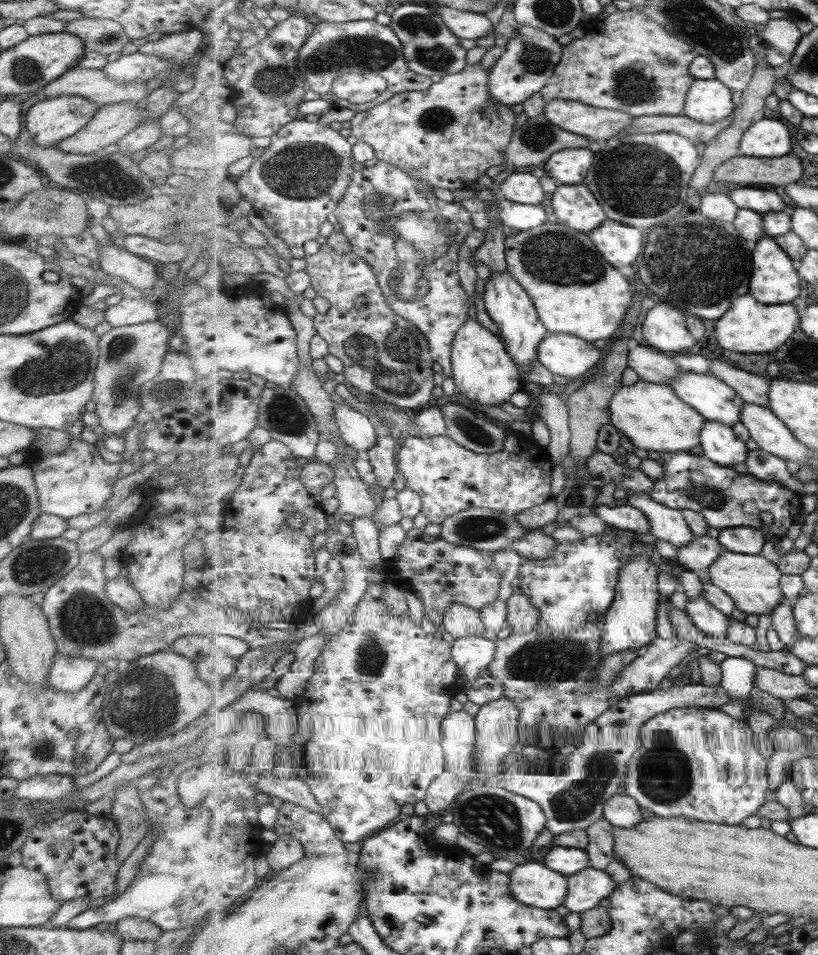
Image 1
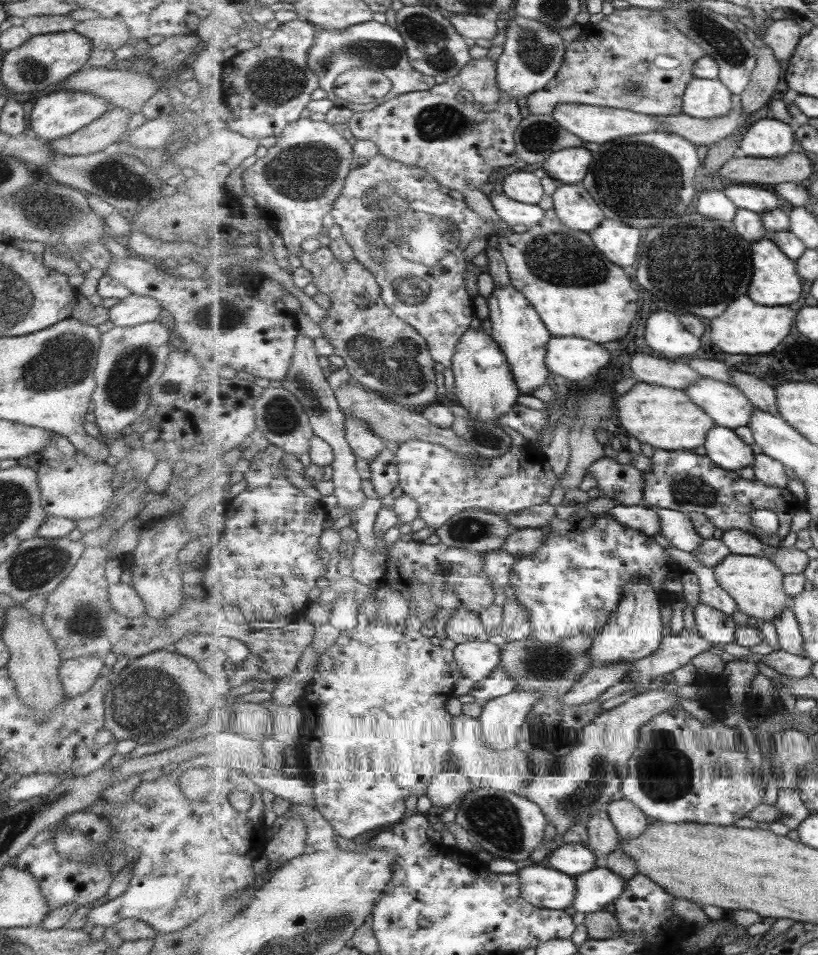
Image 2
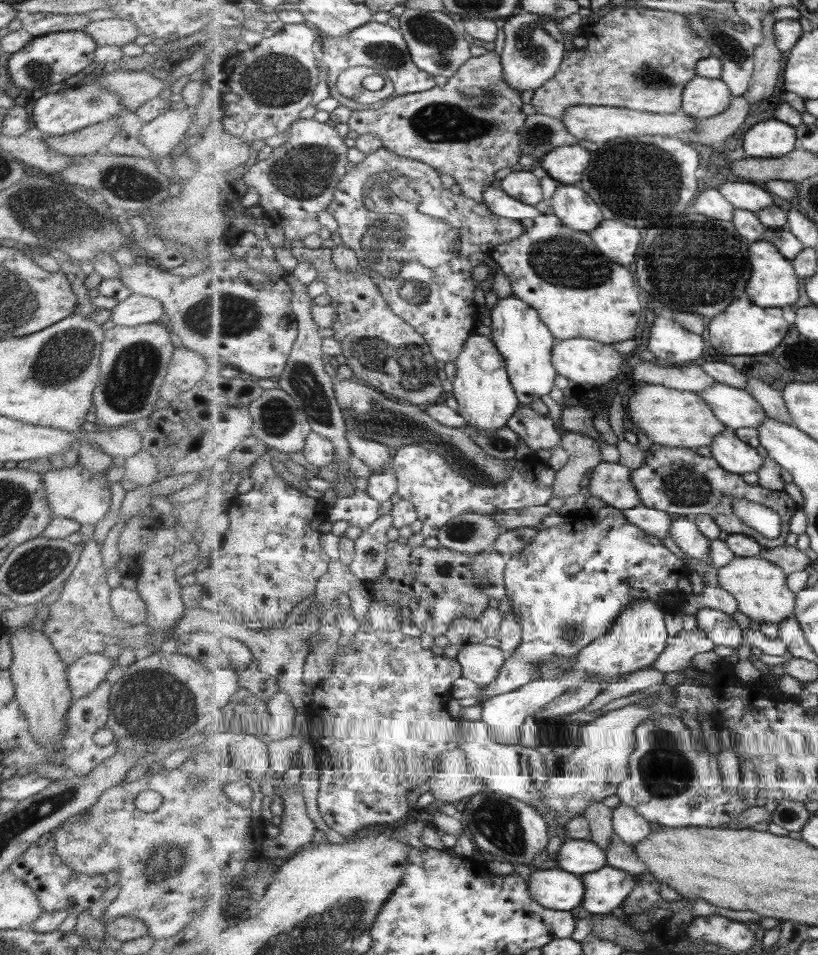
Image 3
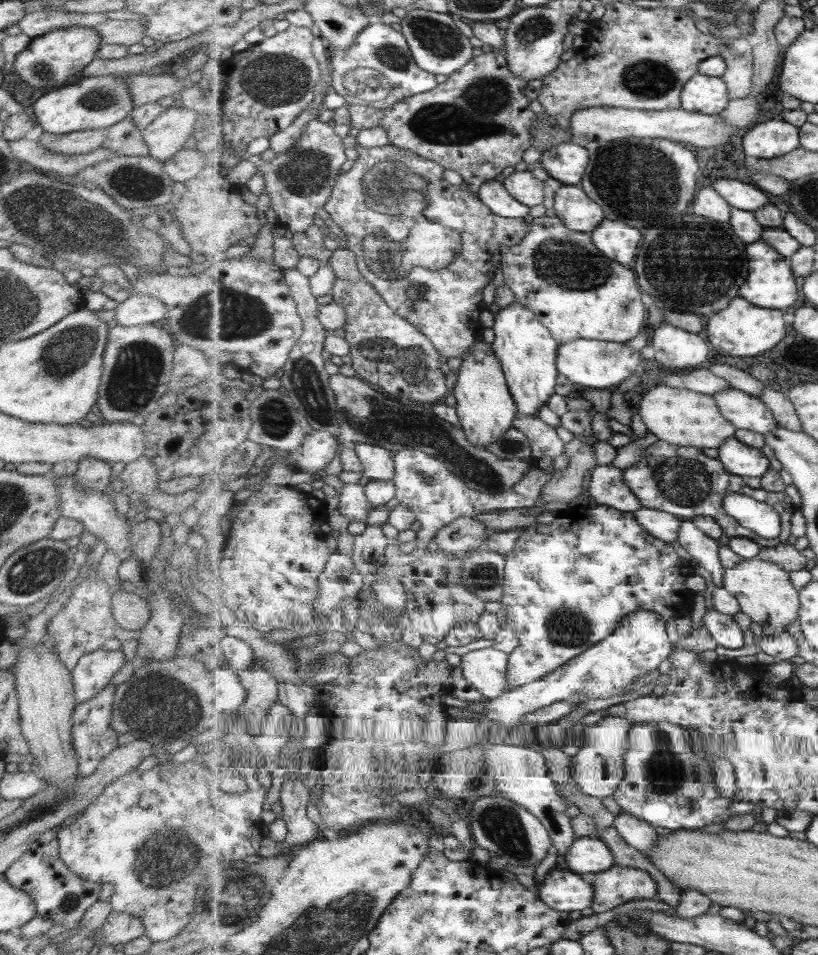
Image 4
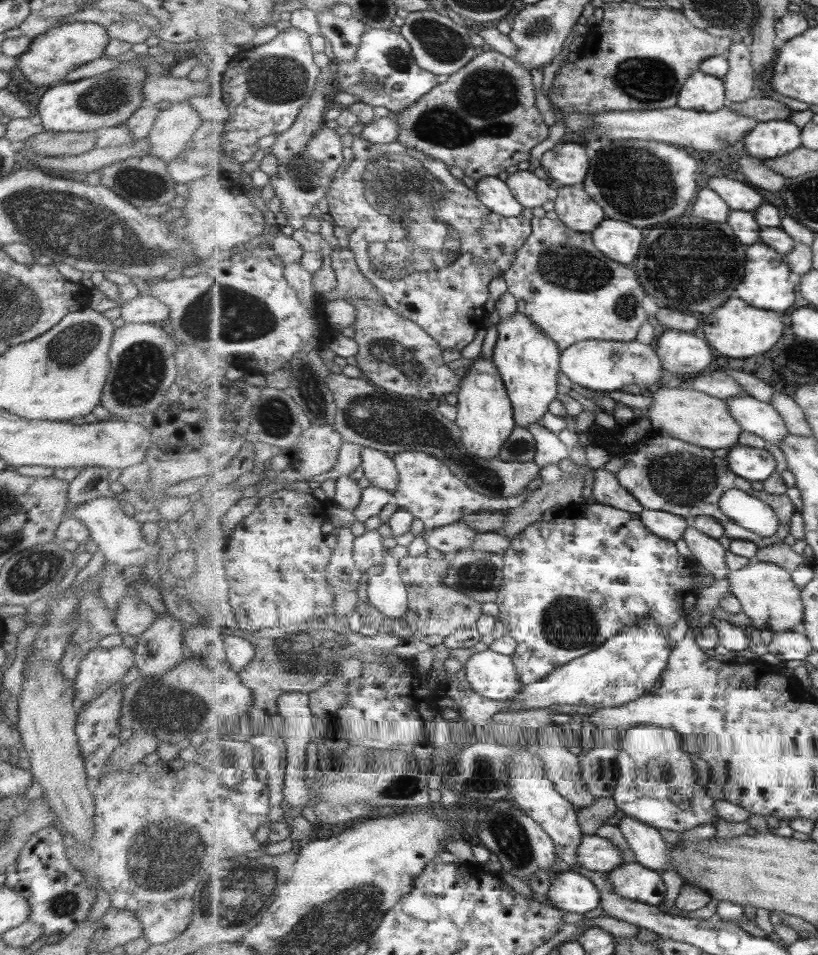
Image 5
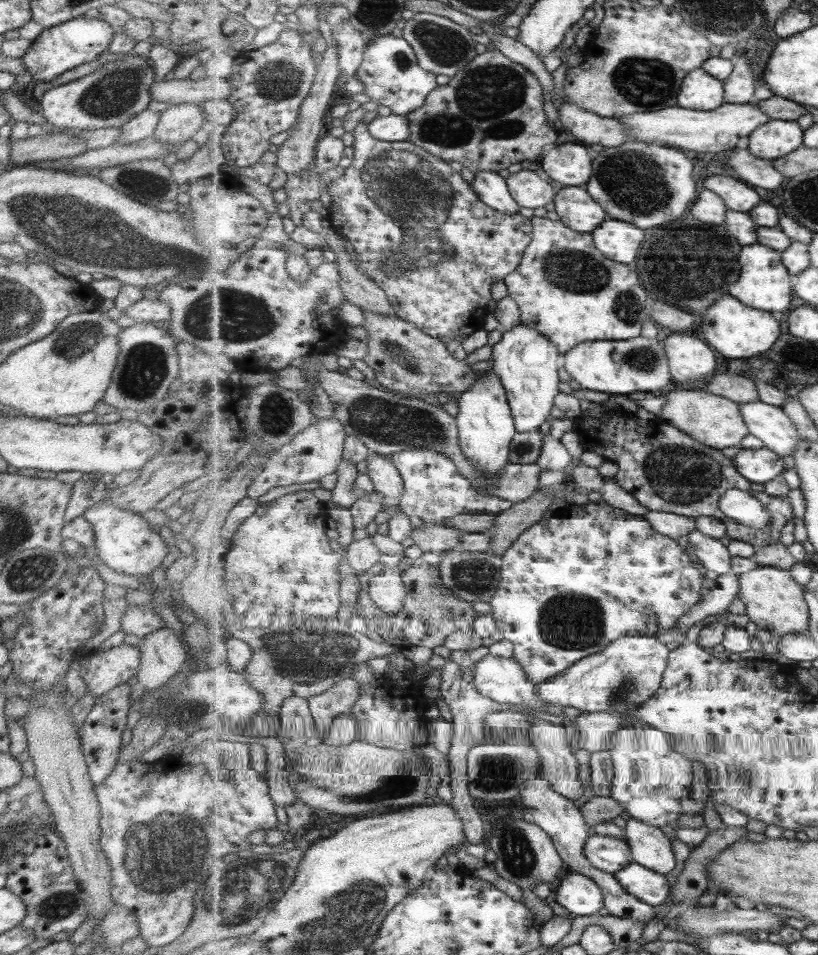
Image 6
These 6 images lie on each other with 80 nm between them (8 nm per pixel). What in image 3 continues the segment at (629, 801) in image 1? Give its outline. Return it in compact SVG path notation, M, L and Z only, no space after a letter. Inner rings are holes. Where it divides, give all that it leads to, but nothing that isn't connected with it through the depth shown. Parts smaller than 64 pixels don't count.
M620 803L612 811L616 835L627 844L635 846L638 842L645 840L655 828L654 824L641 816L632 806Z

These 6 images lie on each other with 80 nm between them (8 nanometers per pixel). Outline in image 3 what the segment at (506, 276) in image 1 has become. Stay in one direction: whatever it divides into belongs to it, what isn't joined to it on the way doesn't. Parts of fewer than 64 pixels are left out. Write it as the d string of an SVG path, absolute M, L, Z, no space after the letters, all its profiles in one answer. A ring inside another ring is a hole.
M515 293L506 297L498 300L491 309L491 337L506 360L506 367L520 404L529 407L533 400L549 394L555 386L557 370L553 363L553 350L557 339L529 304L519 300Z

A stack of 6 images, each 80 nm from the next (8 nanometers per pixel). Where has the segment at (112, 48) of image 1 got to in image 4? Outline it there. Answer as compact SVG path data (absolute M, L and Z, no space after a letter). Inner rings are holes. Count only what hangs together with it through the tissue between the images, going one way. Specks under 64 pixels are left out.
M105 19L102 23L92 26L100 36L102 44L115 44L128 47L139 43L144 36L145 26L140 21Z

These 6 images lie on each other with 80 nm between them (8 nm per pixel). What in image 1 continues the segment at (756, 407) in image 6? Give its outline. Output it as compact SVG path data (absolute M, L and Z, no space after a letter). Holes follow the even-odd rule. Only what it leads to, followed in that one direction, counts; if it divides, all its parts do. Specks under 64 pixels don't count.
M683 371L670 384L673 392L706 420L733 426L742 420L744 400L715 375Z

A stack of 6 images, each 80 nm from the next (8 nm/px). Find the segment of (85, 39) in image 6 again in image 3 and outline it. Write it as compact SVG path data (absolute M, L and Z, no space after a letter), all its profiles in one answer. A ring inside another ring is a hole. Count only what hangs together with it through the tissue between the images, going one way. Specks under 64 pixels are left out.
M82 30L50 32L32 37L23 48L11 53L7 60L7 72L12 84L25 90L41 89L49 91L51 85L67 80L83 70L94 60L95 41Z

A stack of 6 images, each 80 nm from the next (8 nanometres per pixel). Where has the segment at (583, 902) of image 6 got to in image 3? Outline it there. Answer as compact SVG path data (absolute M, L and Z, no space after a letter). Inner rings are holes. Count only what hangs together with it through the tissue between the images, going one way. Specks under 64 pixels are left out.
M557 867L535 869L530 874L528 888L533 900L558 911L580 907L586 893L582 877Z

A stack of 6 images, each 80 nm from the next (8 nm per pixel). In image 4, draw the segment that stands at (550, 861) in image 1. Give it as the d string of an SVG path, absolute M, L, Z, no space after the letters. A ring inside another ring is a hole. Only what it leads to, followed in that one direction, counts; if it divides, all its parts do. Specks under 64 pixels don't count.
M581 837L569 847L564 856L566 868L586 877L613 867L614 854L599 837Z

